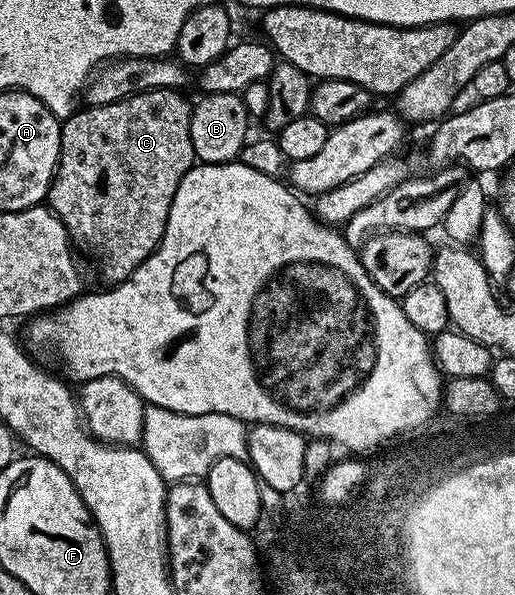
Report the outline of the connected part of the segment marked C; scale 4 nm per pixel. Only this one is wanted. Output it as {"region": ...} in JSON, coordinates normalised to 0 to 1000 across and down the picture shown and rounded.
{"region":[[[324,150],[270,153],[264,160],[250,160],[245,166],[233,166],[216,176],[167,178],[163,183],[151,183],[120,205],[118,255],[111,272],[111,287],[103,294],[103,309],[95,313],[91,346],[95,353],[109,358],[115,371],[122,371],[148,420],[167,422],[188,440],[188,455],[206,469],[206,477],[225,479],[239,474],[247,466],[254,466],[254,459],[262,459],[262,452],[270,452],[270,445],[278,445],[278,439],[293,432],[293,425],[311,412],[317,392],[324,385],[324,365],[332,358],[332,338],[340,331],[340,318],[348,318],[348,304],[355,304],[359,292],[379,279],[379,262],[371,244],[375,182],[369,168],[359,168],[355,161],[351,153]]]}

